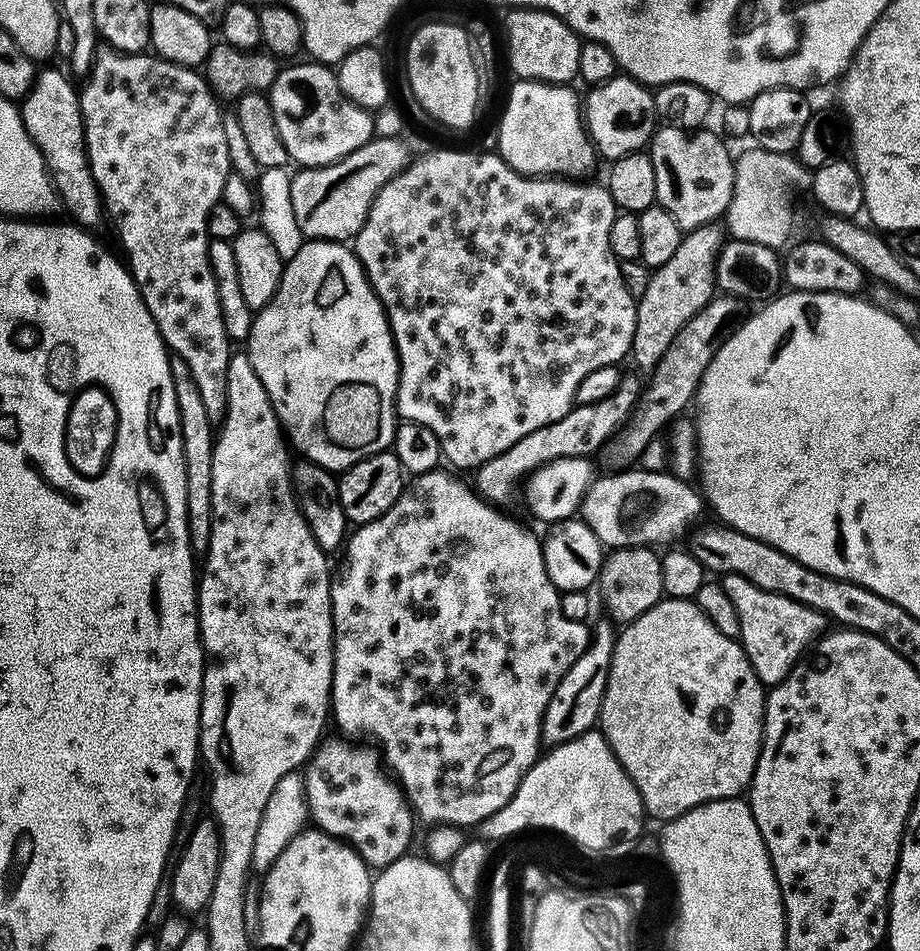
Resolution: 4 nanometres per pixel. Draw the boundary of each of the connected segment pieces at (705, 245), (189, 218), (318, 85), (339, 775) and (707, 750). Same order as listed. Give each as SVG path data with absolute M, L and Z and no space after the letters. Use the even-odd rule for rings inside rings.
M716 222L685 231L673 257L649 275L652 277L636 301L636 329L630 353L630 360L641 368L641 373L651 373L658 366L678 330L682 330L682 326L717 295L716 263L725 239L725 229Z
M100 46L96 49L96 63L92 65L92 71L83 81L84 88L82 84L79 89L80 109L84 123L84 141L88 151L88 165L92 171L96 189L100 191L107 219L112 219L112 224L116 227L116 236L120 239L121 246L124 247L123 255L126 257L126 263L162 334L164 343L175 355L181 356L185 360L193 375L193 382L197 384L198 393L201 394L202 403L206 406L206 414L212 422L219 422L223 420L226 410L226 370L234 351L234 344L226 334L224 311L218 294L218 282L214 278L214 270L208 257L210 243L208 219L212 216L216 205L221 203L225 188L229 187L228 171L232 168L232 152L228 149L228 132L224 129L224 116L220 113L221 101L212 91L207 79L201 73L199 76L196 72L199 71L195 67L175 64L169 60L163 60L155 54L118 52L115 48Z
M319 62L308 64L292 64L289 68L281 67L276 73L274 82L268 87L267 97L270 108L274 110L274 122L278 126L278 134L282 134L282 146L286 146L288 159L300 168L321 168L327 164L346 158L354 150L373 139L373 113L360 108L340 89L335 71L329 65Z
M339 735L330 736L321 739L302 772L304 800L308 804L311 823L320 831L351 844L369 869L379 870L390 866L411 849L408 847L412 844L412 831L418 825L412 805L408 803L403 788L386 771L381 753L375 747L363 748L360 745L363 743L353 742Z
M661 598L655 606L646 610L646 614L642 614L635 622L627 625L616 637L610 678L602 702L598 728L604 739L608 741L618 762L640 792L645 813L651 819L653 816L654 819L660 820L659 822L667 822L711 800L730 800L739 797L751 785L752 775L760 757L760 744L764 740L765 699L765 685L761 684L760 679L754 674L748 655L744 653L744 647L740 645L739 639L727 637L718 630L714 622L692 600Z

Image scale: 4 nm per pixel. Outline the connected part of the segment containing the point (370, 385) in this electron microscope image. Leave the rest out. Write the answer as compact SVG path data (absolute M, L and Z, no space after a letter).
M309 239L294 254L294 258L286 261L284 273L280 279L278 290L274 298L265 308L255 313L252 321L252 329L246 341L246 351L258 378L262 378L262 386L266 386L266 394L270 394L270 402L274 406L276 416L290 441L291 447L296 448L308 460L313 460L317 469L339 474L345 468L354 466L362 458L370 454L378 454L393 447L398 427L396 414L396 387L400 381L400 363L396 353L396 343L392 337L392 331L388 325L388 315L384 312L382 302L378 294L372 289L368 281L368 275L364 273L364 267L360 259L356 257L355 251L347 243L335 240Z

